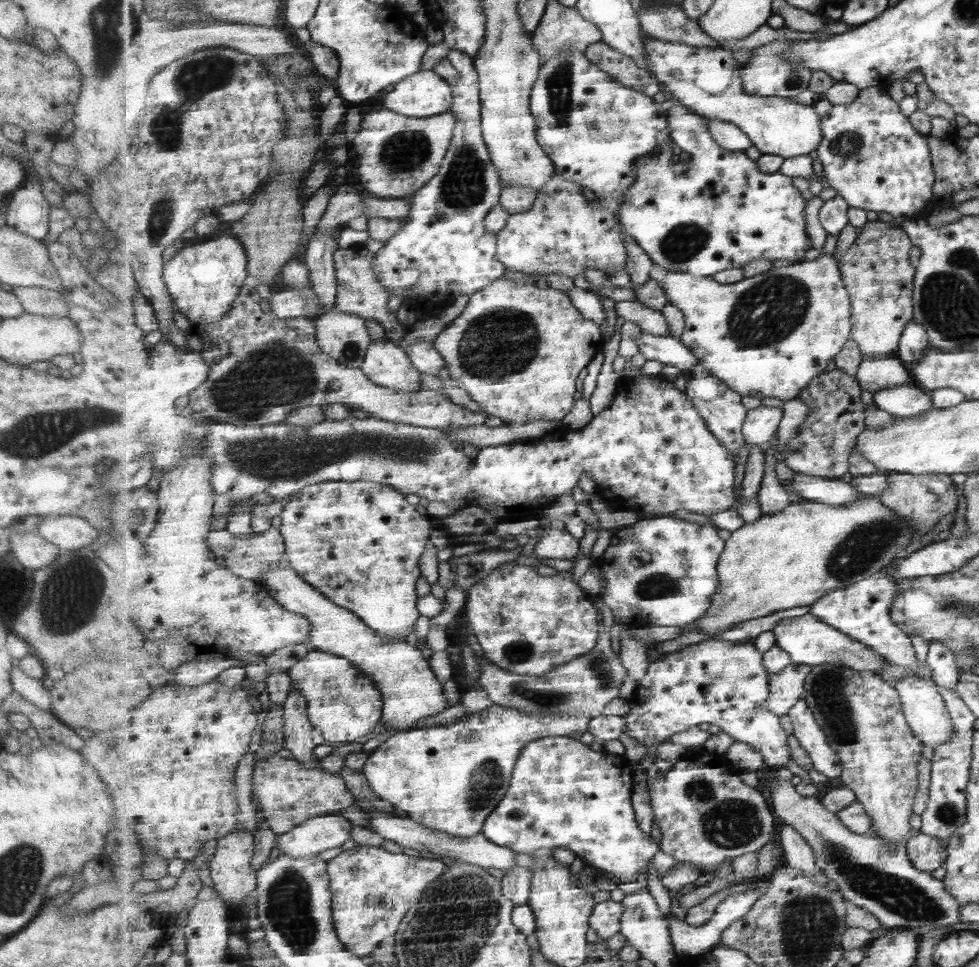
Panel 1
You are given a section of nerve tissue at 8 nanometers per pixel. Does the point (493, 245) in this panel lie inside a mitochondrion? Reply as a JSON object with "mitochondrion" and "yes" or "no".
{"mitochondrion":"no"}

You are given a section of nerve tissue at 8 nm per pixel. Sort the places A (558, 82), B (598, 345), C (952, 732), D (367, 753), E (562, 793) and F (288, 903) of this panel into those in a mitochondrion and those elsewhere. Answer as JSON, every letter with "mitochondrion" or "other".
{"A":"mitochondrion","B":"other","C":"other","D":"other","E":"other","F":"mitochondrion"}

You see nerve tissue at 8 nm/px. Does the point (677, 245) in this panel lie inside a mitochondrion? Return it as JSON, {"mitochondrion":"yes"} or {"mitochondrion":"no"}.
{"mitochondrion":"yes"}

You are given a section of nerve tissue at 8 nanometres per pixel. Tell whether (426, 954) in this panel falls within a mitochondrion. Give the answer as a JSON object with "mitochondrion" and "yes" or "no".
{"mitochondrion":"yes"}

